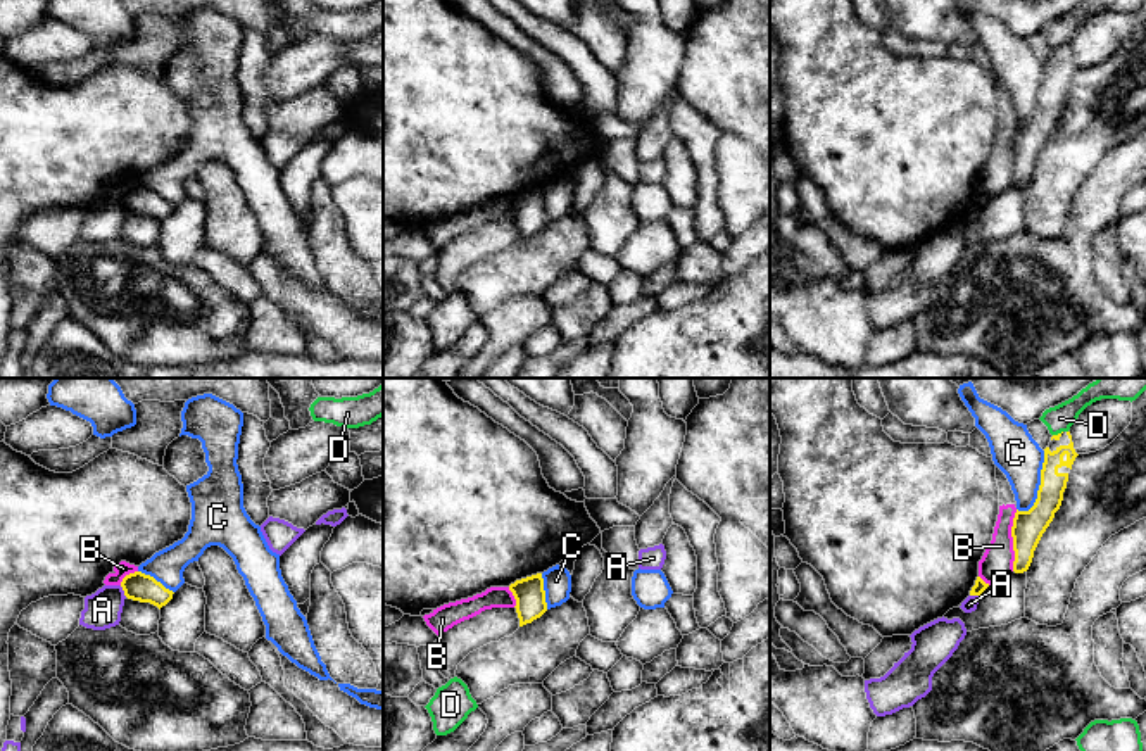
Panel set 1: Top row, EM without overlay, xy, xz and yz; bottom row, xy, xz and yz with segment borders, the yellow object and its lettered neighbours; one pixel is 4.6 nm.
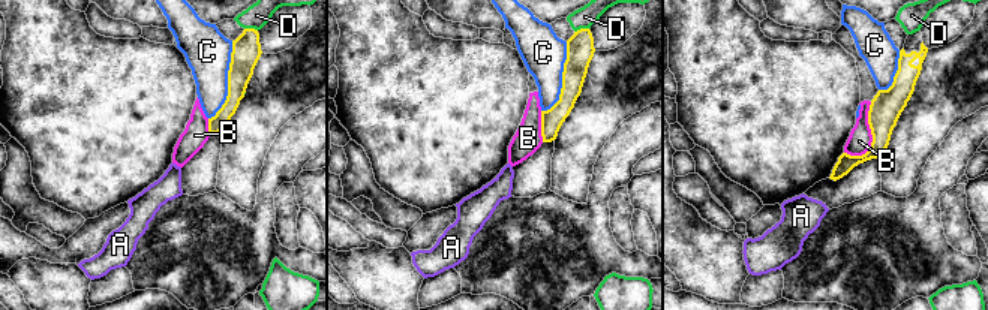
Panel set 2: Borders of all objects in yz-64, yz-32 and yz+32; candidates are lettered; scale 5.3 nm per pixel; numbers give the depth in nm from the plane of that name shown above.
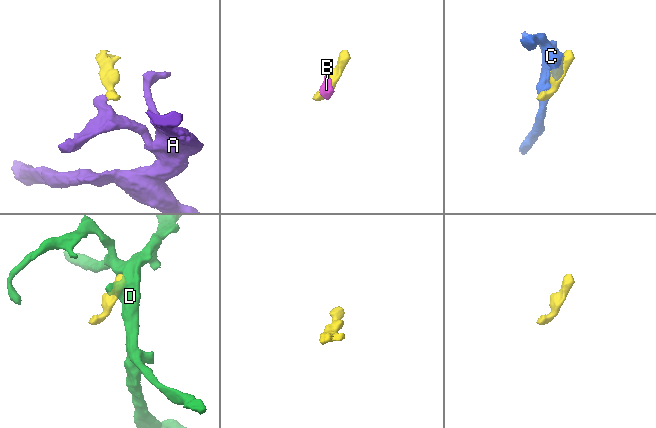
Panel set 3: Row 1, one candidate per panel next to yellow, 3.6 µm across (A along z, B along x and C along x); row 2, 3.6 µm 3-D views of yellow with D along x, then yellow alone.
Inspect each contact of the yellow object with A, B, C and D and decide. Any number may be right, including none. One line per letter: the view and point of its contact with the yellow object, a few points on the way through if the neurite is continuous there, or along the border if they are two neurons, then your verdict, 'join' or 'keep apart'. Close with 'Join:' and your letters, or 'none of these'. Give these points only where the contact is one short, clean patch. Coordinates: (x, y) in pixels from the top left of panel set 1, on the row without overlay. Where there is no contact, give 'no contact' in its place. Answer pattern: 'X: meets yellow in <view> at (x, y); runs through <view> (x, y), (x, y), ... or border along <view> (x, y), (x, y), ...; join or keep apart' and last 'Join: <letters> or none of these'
A: meets yellow in xy at (123, 202); border along xy (119, 199), (126, 209); keep apart
B: meets yellow in yz at (1013, 154); runs through yz (1027, 142), (1013, 154), (996, 176); join
C: meets yellow in yz at (1039, 99); keep apart
D: meets yellow in yz at (1058, 47); keep apart
Join: B

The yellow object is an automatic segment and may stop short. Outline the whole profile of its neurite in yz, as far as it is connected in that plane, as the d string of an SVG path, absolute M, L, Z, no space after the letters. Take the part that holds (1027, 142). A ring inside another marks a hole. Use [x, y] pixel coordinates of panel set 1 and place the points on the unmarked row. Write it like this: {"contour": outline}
{"contour": "M1070 45L1051 50L1044 62L1041 98L1034 119L1029 124L1018 124L1015 117L999 119L992 154L979 174L979 190L970 209L982 209L991 197L1011 185L1029 183L1042 147L1061 119L1068 86L1077 69Z"}

